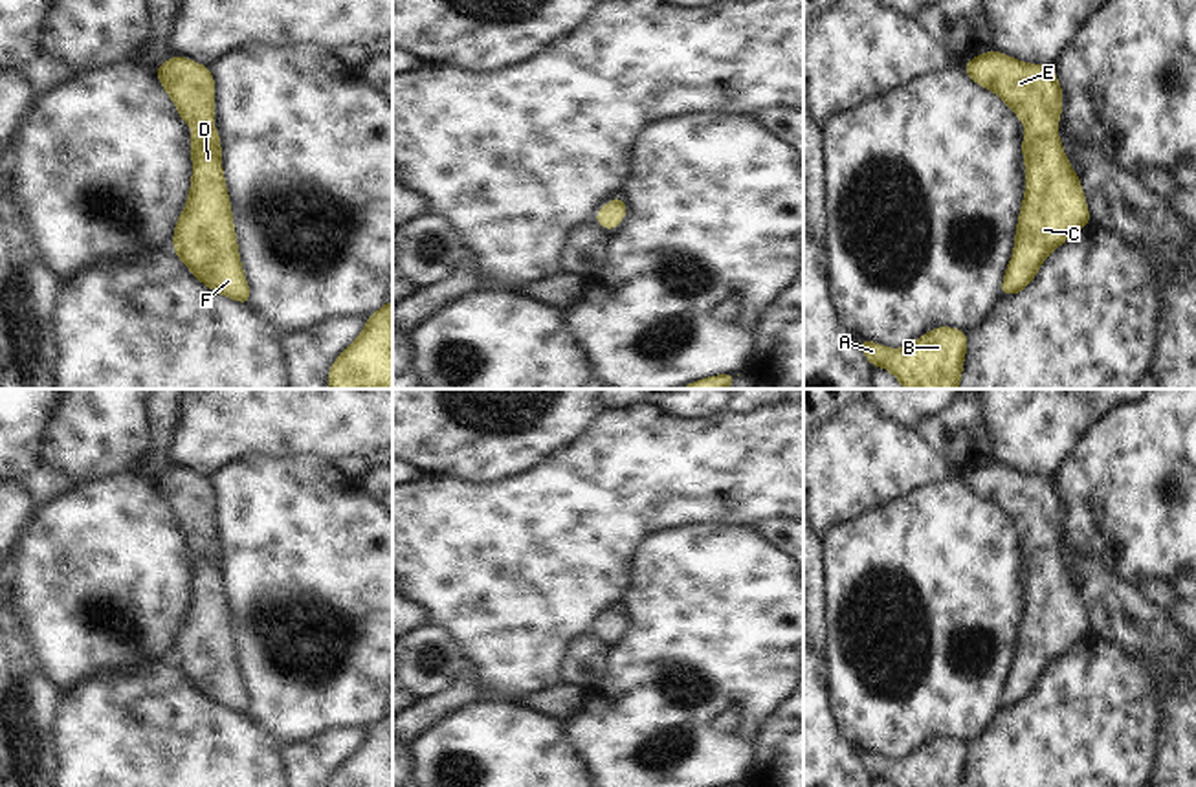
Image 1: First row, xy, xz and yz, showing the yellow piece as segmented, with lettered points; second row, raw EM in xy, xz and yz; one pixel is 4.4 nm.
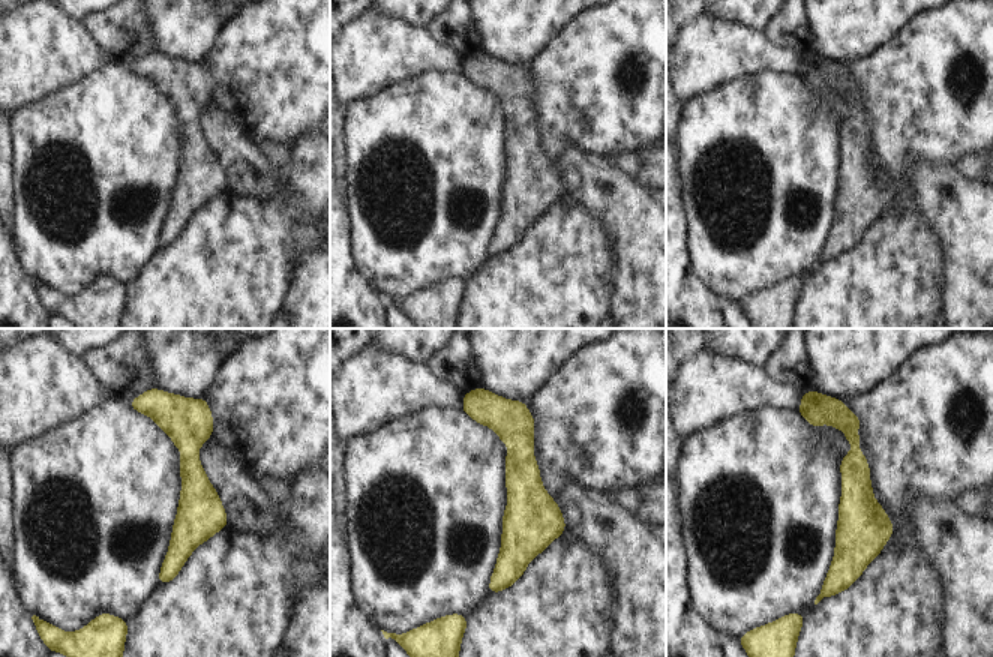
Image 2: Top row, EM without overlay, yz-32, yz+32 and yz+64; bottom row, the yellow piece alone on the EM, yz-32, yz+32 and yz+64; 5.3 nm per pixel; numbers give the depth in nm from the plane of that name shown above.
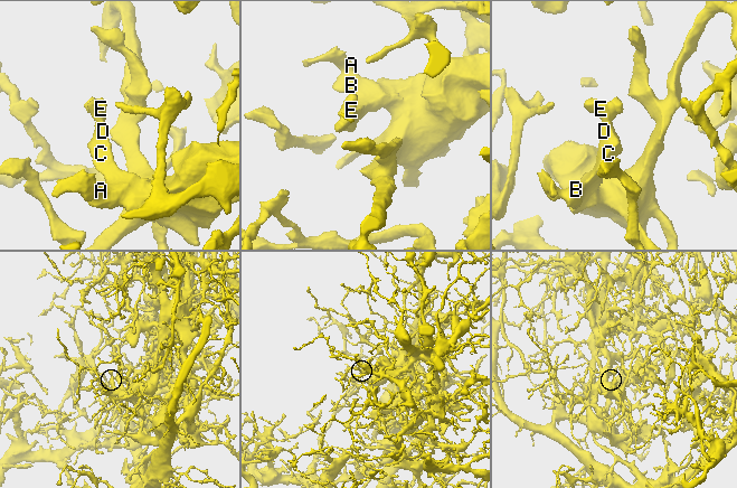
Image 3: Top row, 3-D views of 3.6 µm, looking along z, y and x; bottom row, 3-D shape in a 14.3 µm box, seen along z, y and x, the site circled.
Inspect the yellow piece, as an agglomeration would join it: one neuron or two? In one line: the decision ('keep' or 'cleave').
keep

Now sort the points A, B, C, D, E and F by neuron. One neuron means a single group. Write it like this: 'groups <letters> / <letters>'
groups A B C D E F

